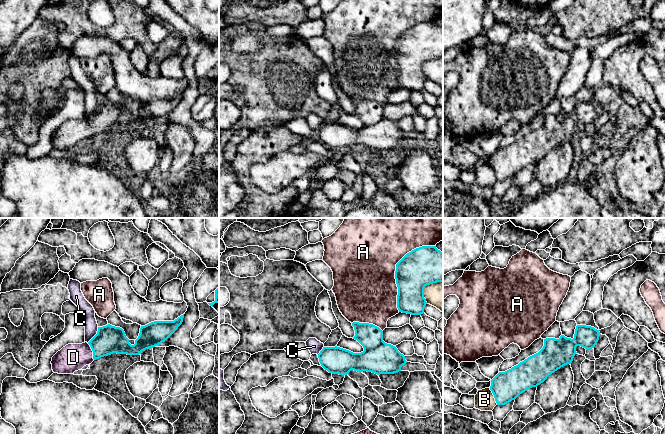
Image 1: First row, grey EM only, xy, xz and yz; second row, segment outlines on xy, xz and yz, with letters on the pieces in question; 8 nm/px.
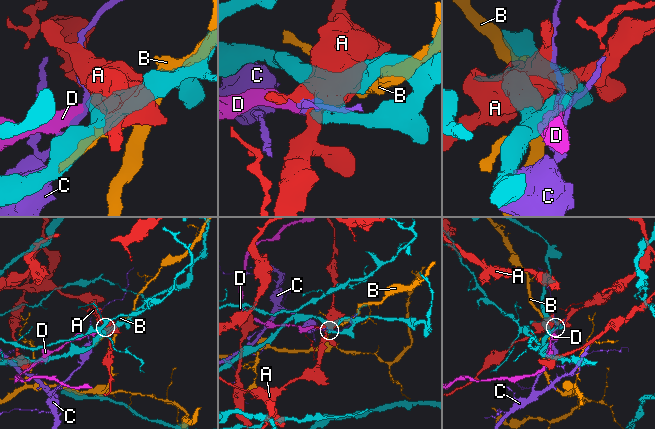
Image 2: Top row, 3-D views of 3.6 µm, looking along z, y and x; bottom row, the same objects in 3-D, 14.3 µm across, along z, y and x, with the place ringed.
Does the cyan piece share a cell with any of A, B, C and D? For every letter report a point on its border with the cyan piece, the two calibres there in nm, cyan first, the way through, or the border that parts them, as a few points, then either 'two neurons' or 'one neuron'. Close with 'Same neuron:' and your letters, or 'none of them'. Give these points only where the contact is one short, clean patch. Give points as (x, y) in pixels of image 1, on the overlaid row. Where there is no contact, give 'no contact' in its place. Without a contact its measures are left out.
A: xz (396, 269) | 300/480 nm | two neurons
B: yz (494, 396) | 240/160 nm | two neurons
C: xy (95, 335) | 220/110 nm | two neurons
D: xy (92, 350) | 220/220 nm | across xy (109, 339), (92, 350), (73, 357) | one neuron
Same neuron: D

